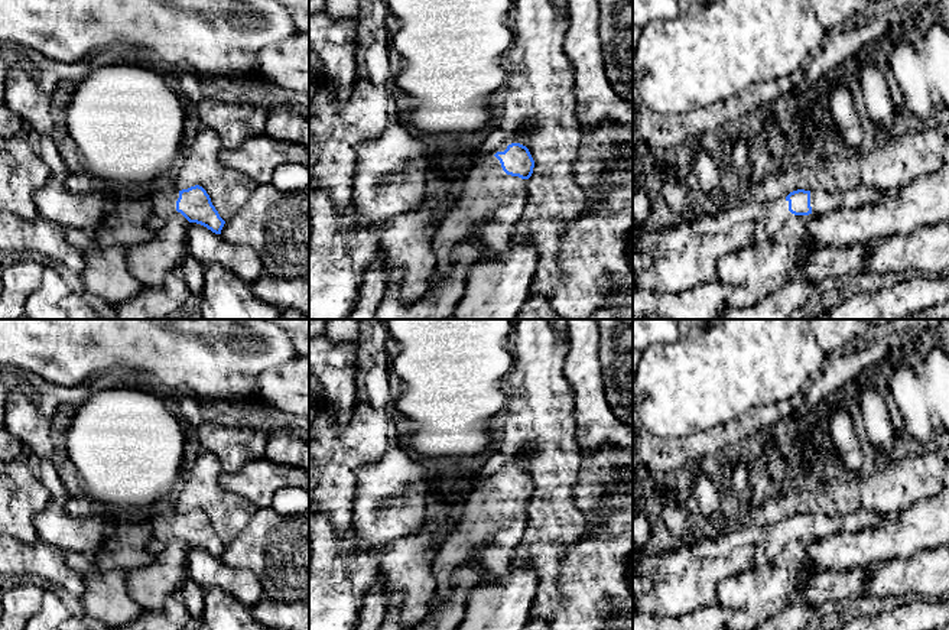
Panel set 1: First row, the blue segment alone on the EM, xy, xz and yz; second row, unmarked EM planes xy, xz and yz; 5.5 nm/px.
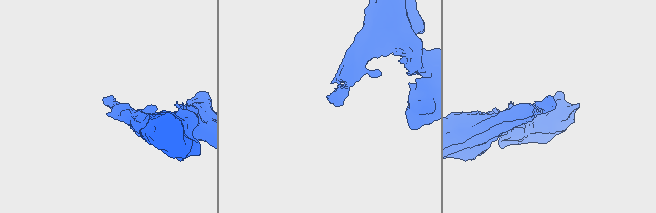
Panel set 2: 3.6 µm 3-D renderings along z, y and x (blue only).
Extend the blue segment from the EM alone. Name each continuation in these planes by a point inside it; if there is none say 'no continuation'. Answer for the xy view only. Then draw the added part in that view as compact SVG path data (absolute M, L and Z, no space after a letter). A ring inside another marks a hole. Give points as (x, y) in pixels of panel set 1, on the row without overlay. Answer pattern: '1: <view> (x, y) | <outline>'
1: xy (163, 522) | M170 507L157 510L144 517L150 526L153 536L149 540L149 549L152 552L162 552L166 543L176 536L176 525L179 516L172 512Z

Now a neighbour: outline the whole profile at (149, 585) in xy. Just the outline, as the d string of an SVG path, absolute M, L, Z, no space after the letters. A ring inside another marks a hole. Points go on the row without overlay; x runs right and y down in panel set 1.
M172 538L149 565L126 572L126 588L131 600L146 611L159 611L168 597L178 594L186 574L188 543Z

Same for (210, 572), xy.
M188 546L186 561L188 578L204 591L228 592L247 608L256 605L264 597L261 582L250 569L228 566L220 558L196 546Z

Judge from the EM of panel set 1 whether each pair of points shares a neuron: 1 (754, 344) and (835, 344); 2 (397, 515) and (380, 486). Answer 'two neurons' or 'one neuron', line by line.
1: two neurons
2: one neuron

